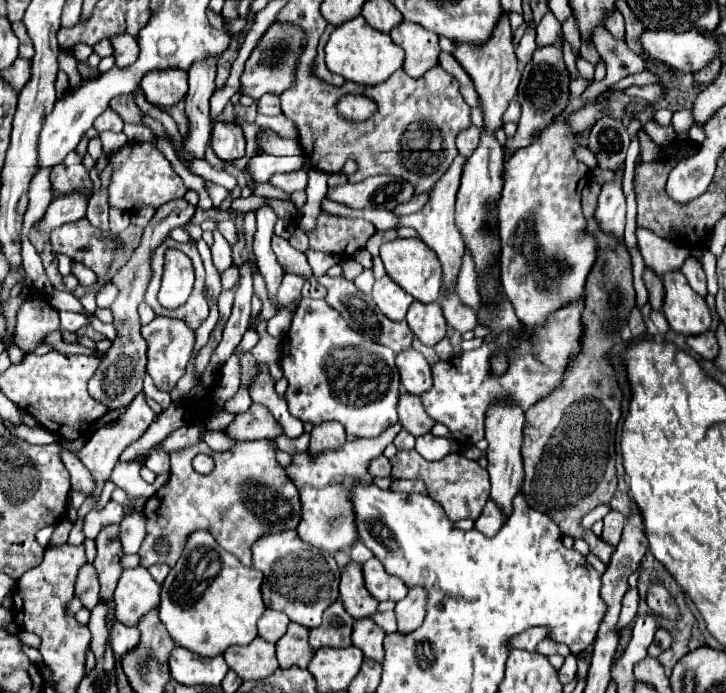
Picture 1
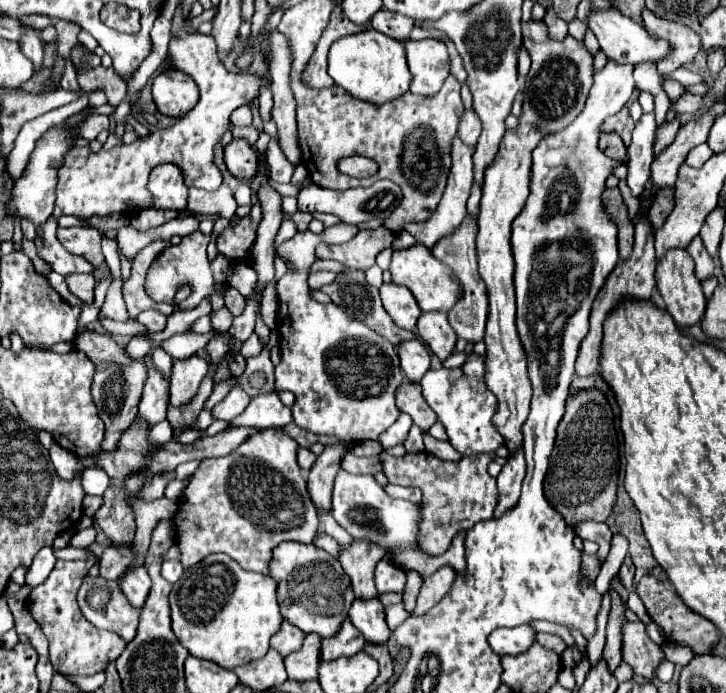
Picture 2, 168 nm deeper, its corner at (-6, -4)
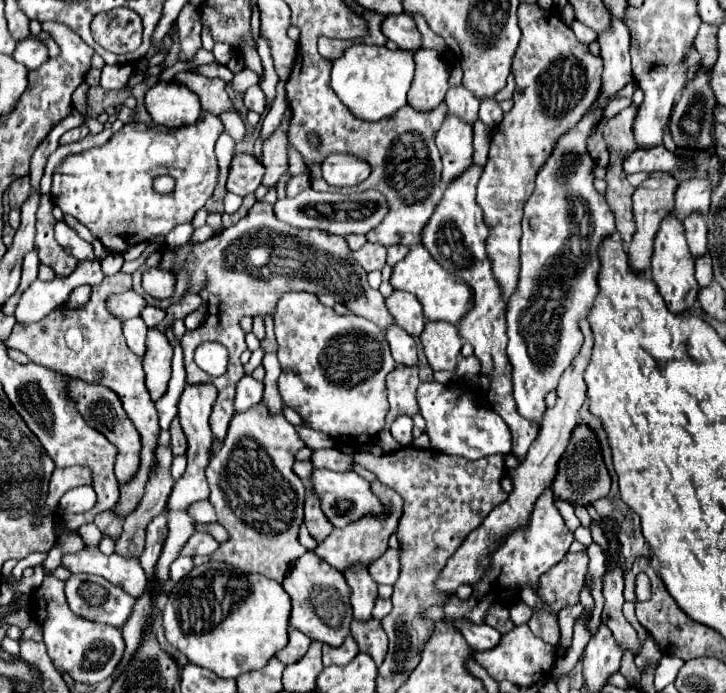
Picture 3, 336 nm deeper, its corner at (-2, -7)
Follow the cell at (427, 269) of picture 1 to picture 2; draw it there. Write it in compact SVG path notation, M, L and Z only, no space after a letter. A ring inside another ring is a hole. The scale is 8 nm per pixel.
M415 243L413 247L407 247L407 249L393 251L389 271L391 271L393 283L405 285L413 293L421 311L449 311L459 301L461 287L459 287L459 281L453 277L453 271L441 261L437 261L433 253L425 249L425 245L421 243Z

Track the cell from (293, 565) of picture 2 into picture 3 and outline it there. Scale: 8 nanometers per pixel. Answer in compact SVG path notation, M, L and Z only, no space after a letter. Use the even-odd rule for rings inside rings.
M307 552L305 556L301 556L301 560L297 560L297 564L293 564L293 572L289 572L289 576L285 578L283 588L291 596L293 604L291 626L305 632L311 640L325 642L329 646L341 646L343 640L351 634L351 588L347 586L343 574L337 568L329 566L313 552Z

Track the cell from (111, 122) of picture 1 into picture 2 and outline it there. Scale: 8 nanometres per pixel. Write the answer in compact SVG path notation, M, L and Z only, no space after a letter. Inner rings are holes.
M93 115L85 125L81 125L81 137L93 141L101 131L109 131L109 117L107 115Z

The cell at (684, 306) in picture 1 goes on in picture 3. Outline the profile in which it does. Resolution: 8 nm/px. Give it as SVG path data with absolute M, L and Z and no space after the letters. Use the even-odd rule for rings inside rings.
M671 212L663 218L663 222L657 230L657 236L655 236L653 256L651 256L651 276L671 312L675 312L675 314L687 312L693 306L693 302L697 300L699 284L695 280L693 256L691 256L691 250L685 240L685 228Z

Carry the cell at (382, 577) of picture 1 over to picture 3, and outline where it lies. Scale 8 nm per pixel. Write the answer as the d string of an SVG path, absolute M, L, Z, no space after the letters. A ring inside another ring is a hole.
M387 548L373 564L369 564L369 574L377 584L393 586L399 576L399 550Z

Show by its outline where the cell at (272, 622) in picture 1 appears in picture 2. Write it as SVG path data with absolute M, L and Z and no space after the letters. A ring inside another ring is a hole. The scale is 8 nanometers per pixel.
M283 621L279 631L271 637L271 647L277 649L281 655L287 655L301 647L303 637L305 637L305 633L301 633L301 629L291 625L289 621Z

